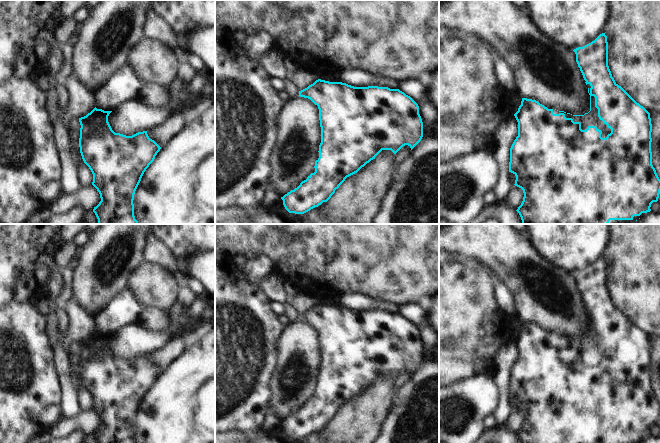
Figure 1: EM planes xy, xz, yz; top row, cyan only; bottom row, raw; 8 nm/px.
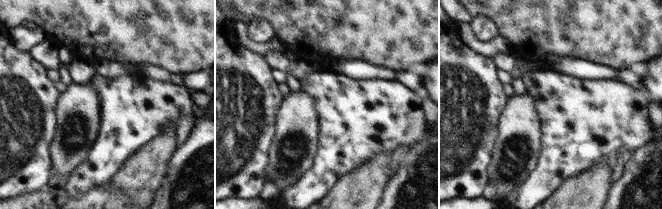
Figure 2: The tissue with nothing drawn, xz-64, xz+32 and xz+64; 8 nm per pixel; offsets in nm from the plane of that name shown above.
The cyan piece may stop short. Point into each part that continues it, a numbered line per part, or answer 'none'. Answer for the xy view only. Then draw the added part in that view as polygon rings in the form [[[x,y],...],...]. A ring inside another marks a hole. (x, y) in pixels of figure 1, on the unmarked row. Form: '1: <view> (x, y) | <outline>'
none

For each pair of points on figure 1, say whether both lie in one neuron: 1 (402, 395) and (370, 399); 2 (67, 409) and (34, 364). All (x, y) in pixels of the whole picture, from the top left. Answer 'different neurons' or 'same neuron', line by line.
1: different neurons
2: different neurons

